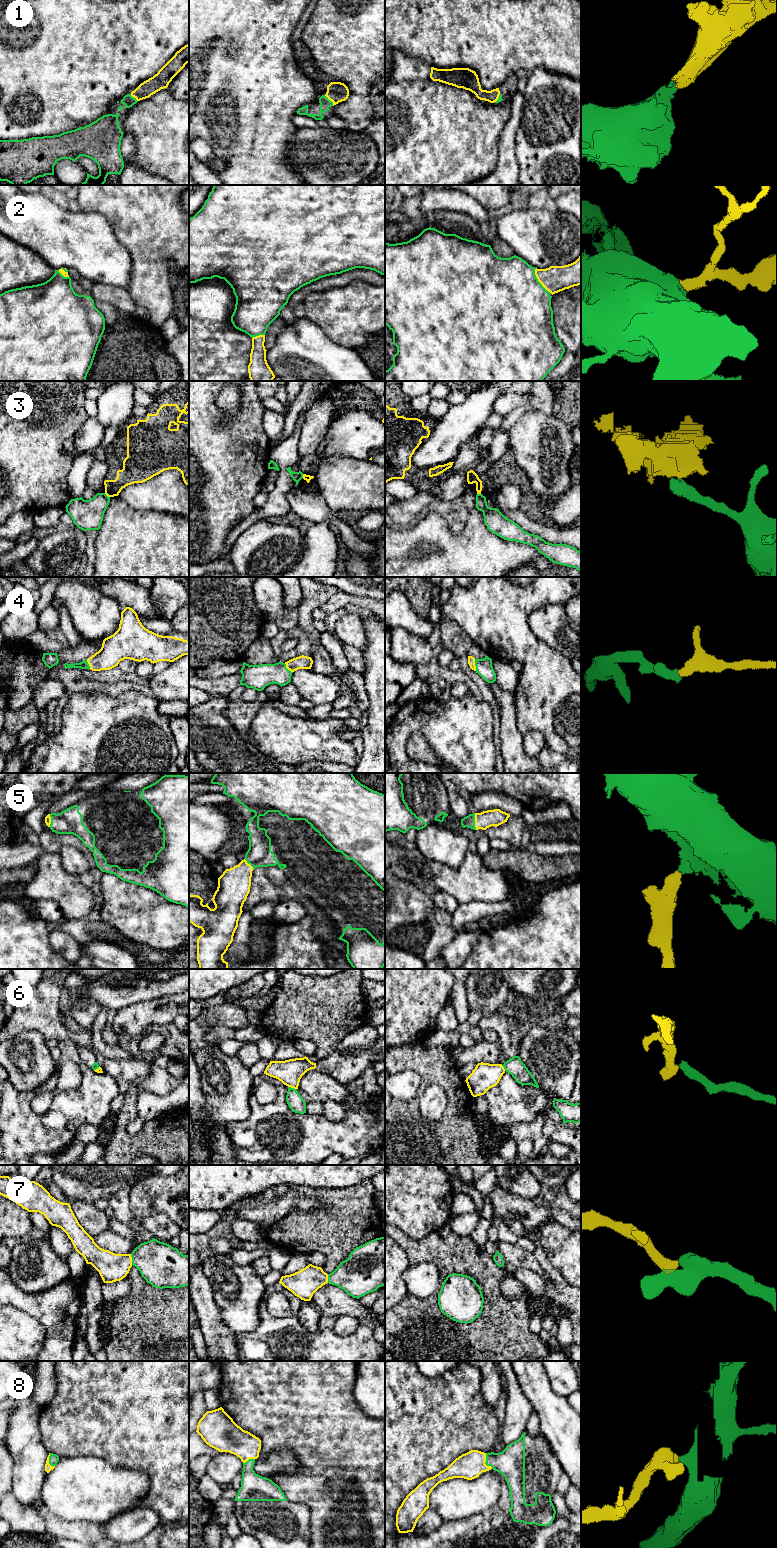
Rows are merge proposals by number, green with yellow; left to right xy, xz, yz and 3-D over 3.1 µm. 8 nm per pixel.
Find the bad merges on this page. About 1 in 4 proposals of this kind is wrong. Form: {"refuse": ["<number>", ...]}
{"refuse": ["3", "6"]}

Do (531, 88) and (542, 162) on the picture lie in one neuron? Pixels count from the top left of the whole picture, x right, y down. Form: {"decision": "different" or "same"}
{"decision": "same"}

